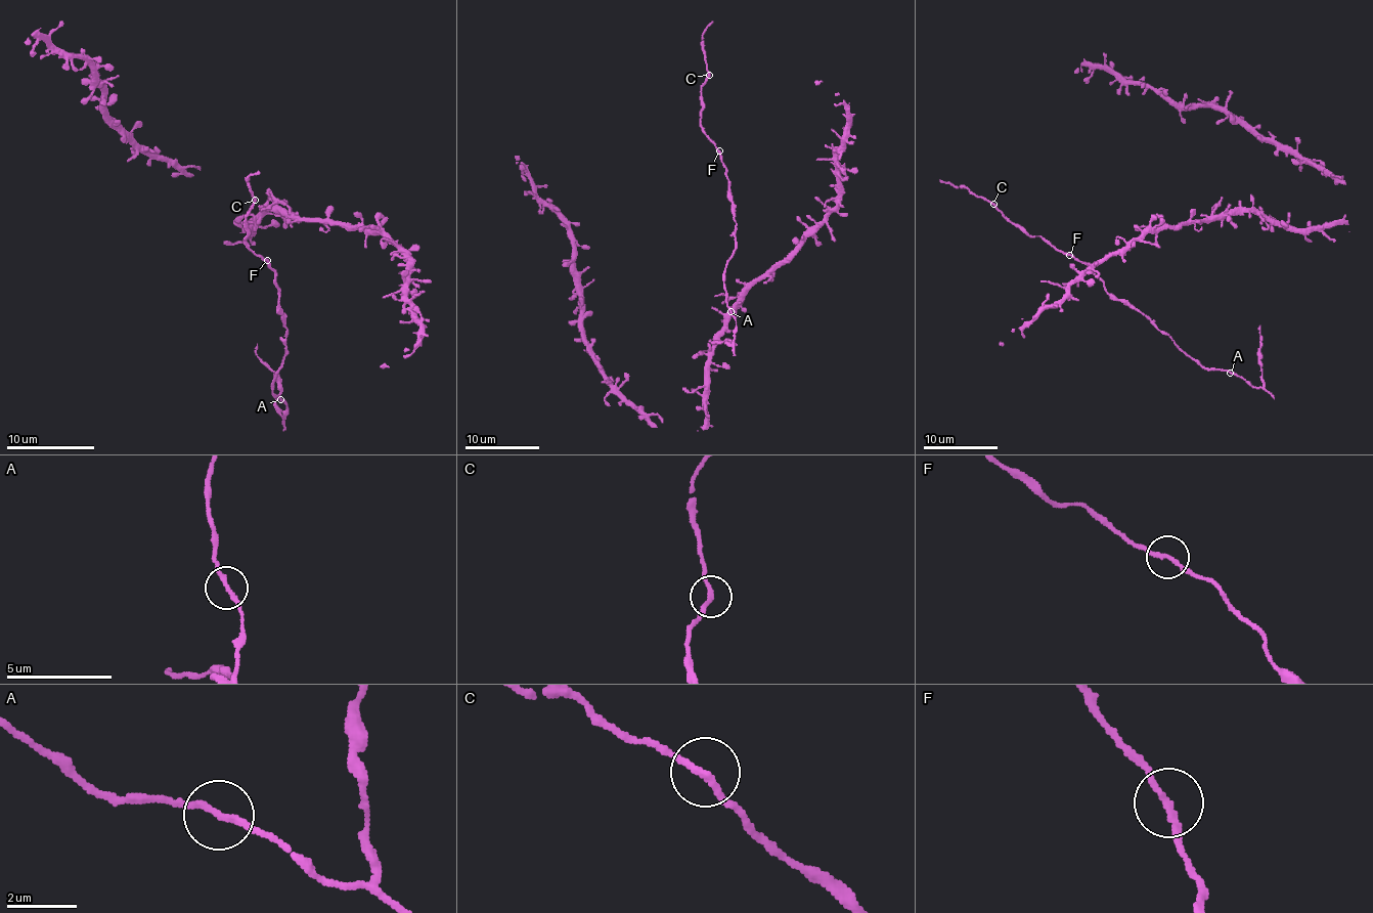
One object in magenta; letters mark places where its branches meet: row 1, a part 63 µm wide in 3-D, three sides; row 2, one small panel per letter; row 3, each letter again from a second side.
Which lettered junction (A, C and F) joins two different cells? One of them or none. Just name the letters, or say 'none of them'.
none of them

